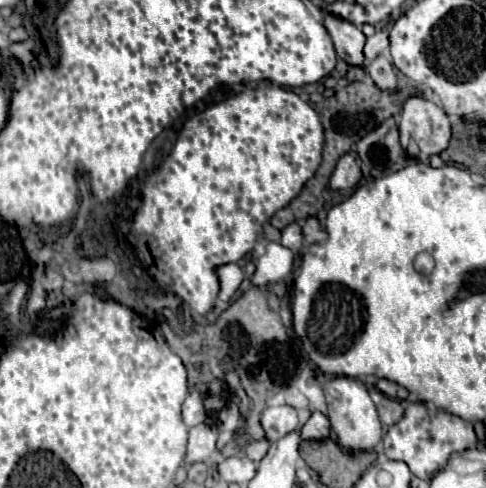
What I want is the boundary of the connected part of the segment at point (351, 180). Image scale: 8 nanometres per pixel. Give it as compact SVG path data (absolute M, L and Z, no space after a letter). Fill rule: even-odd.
M349 152L347 156L343 156L337 166L335 172L331 176L331 190L333 192L341 192L341 190L351 190L361 178L361 168L359 168L359 156L355 156L355 152Z

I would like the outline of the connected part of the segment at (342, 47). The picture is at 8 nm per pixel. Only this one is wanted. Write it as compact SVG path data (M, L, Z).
M323 14L323 24L335 44L337 56L343 58L347 64L363 66L365 34L353 22L333 16L333 14Z

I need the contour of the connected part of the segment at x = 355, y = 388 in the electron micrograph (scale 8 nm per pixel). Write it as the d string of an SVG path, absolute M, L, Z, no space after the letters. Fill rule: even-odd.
M347 376L333 378L331 380L331 388L335 388L341 394L339 400L327 396L327 402L329 402L327 416L331 420L333 432L337 434L339 446L343 450L347 450L347 452L353 452L353 450L373 450L379 444L379 440L381 440L381 422L379 422L375 404L373 404L367 388L359 380L347 378Z

